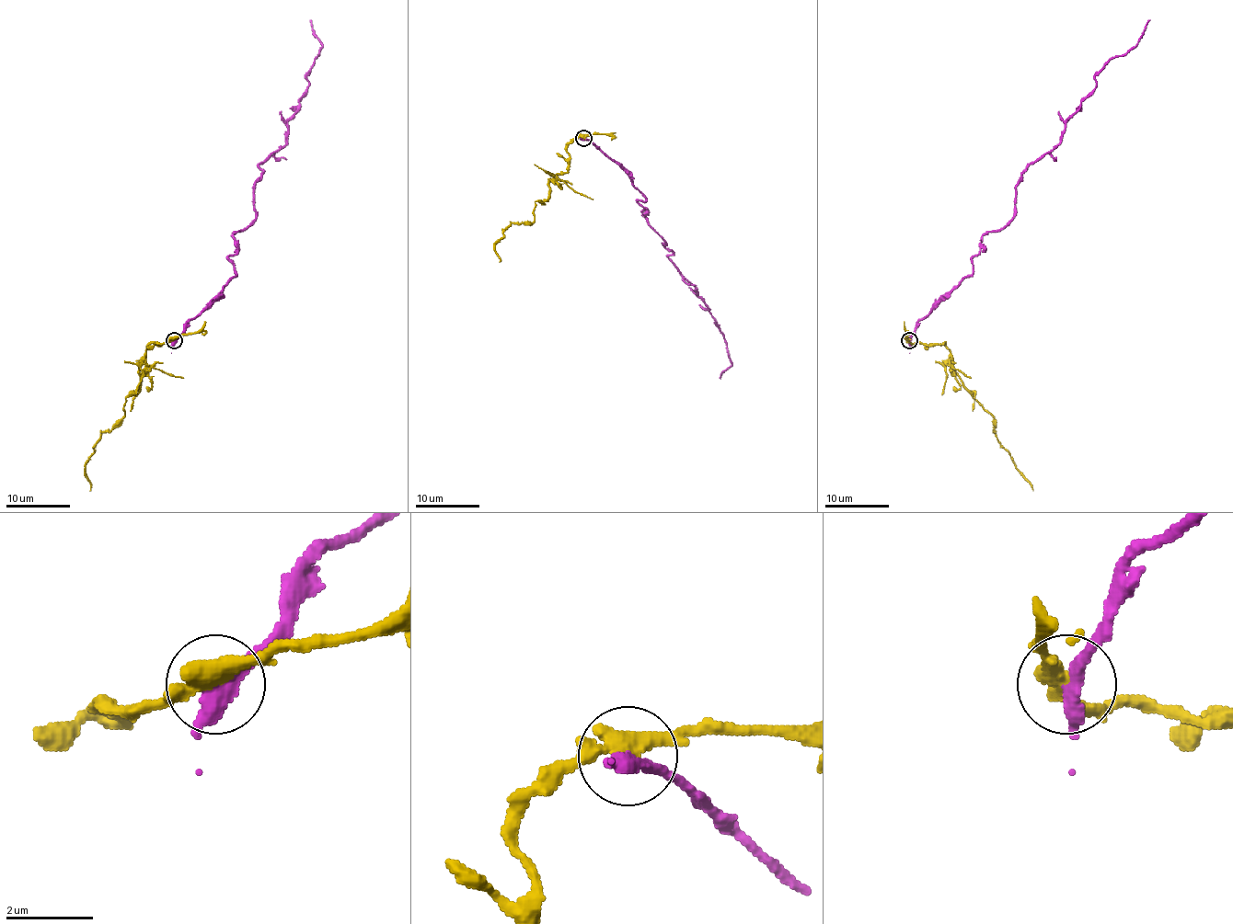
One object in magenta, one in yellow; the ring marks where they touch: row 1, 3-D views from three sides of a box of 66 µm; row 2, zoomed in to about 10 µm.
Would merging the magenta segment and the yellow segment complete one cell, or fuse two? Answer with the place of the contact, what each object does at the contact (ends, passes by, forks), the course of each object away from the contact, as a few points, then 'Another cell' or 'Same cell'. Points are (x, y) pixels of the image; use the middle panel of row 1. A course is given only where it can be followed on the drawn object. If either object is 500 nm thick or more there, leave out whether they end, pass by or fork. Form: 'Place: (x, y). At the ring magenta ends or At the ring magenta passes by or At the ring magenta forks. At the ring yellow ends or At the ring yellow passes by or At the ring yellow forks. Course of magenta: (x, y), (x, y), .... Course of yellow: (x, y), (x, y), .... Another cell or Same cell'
Place: (583, 138). At the ring magenta passes by. At the ring yellow passes by. Course of magenta: (583, 137), (628, 176), (669, 258), (724, 336), (731, 364), (720, 379). Course of yellow: (583, 137), (567, 147), (569, 169), (535, 203), (534, 221), (512, 222), (495, 245), (500, 261). Another cell

